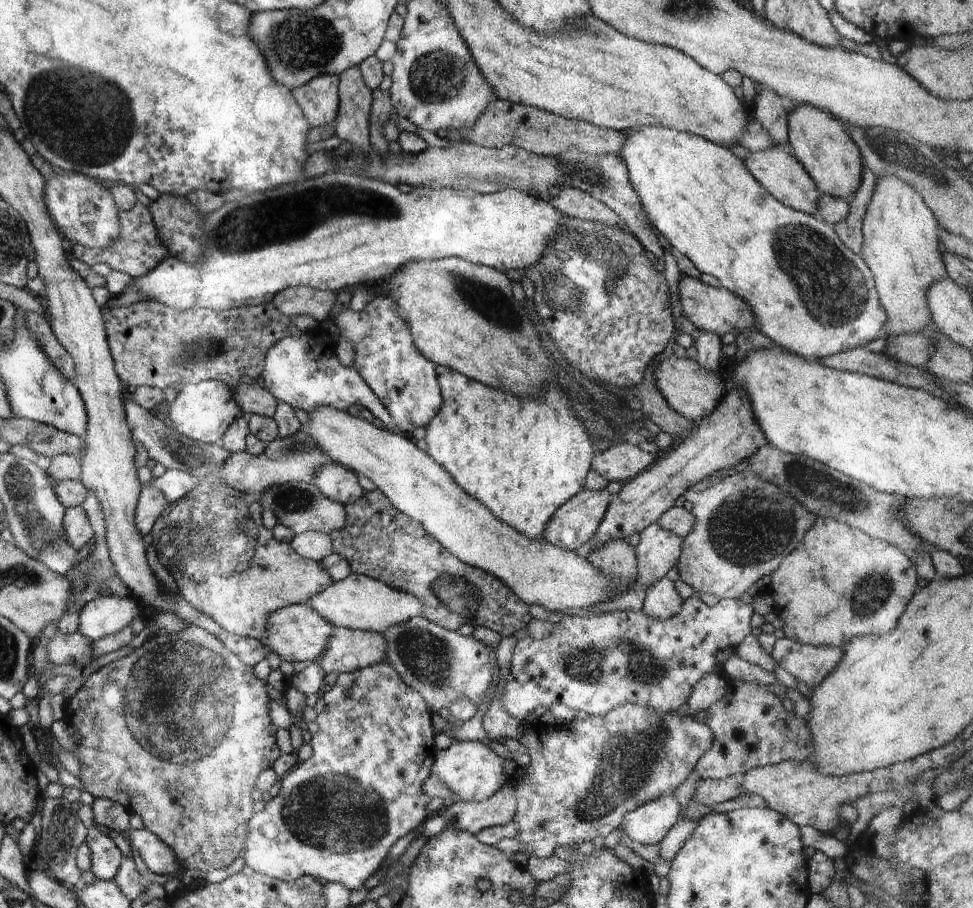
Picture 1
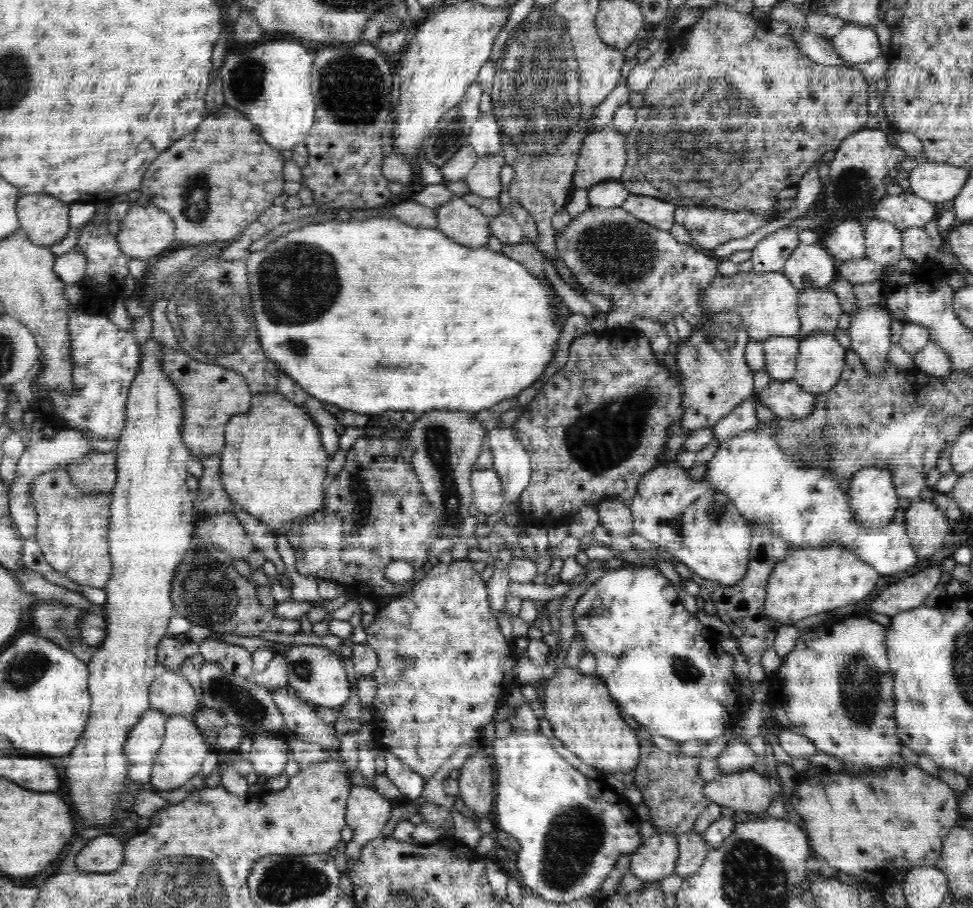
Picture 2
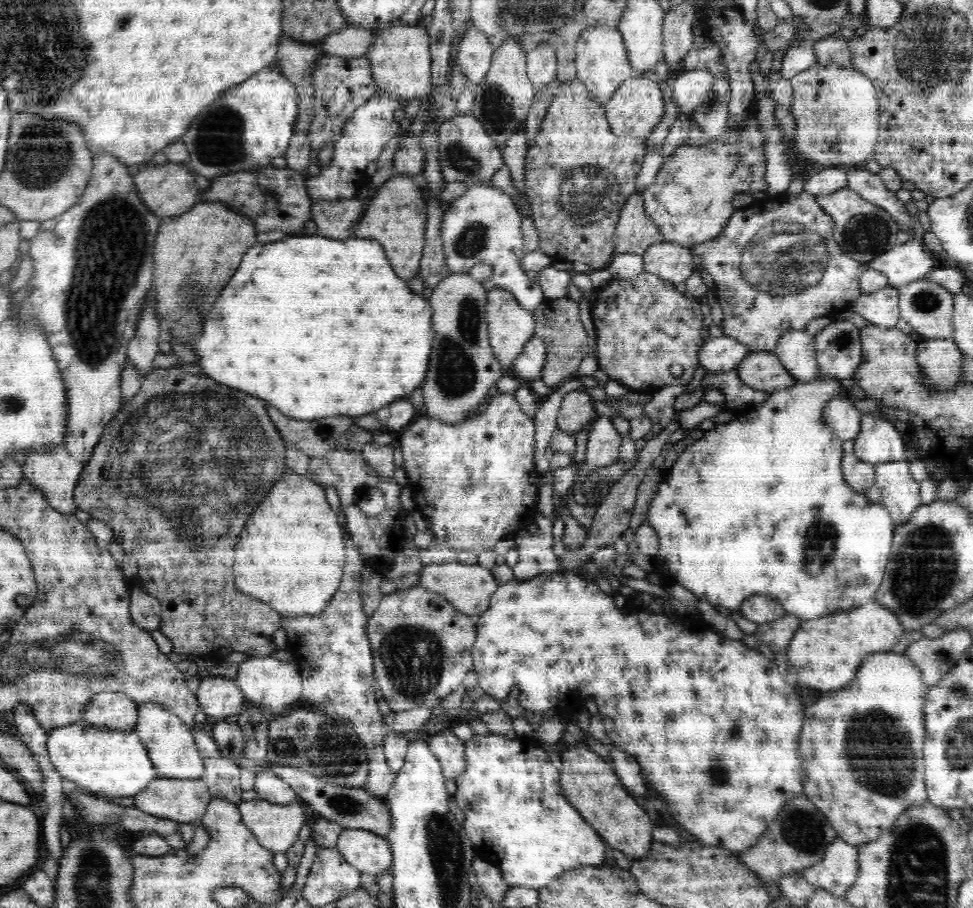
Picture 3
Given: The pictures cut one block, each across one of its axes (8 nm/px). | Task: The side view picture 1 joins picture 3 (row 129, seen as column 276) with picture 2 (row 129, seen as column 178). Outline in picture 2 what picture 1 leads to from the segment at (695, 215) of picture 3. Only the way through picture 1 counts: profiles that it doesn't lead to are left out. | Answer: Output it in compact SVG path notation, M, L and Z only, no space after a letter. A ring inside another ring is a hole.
M718 3L710 8L705 8L701 19L693 27L669 40L667 44L668 60L656 69L654 80L643 92L642 106L636 107L635 125L625 135L627 160L622 172L621 183L630 194L654 196L668 201L675 207L706 206L712 209L728 209L730 212L749 210L766 218L773 218L776 215L774 205L780 191L797 186L802 176L815 168L828 150L835 151L836 148L840 148L840 143L844 138L866 128L866 124L868 124L870 116L868 112L870 103L868 81L860 69L847 64L826 66L812 62L796 46L796 41L791 34L778 36L770 33L768 23L758 23L751 13L743 14L724 3Z

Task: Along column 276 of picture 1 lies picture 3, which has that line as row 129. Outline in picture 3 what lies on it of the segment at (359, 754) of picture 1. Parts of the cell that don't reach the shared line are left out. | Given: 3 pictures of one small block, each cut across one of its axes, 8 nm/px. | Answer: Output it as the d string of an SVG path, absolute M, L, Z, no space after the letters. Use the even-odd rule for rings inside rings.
M814 64L808 70L796 74L790 79L792 102L789 112L794 117L796 132L789 134L791 160L797 173L811 174L826 167L851 166L861 167L874 152L879 134L879 100L875 84L853 66L844 68L830 64Z

